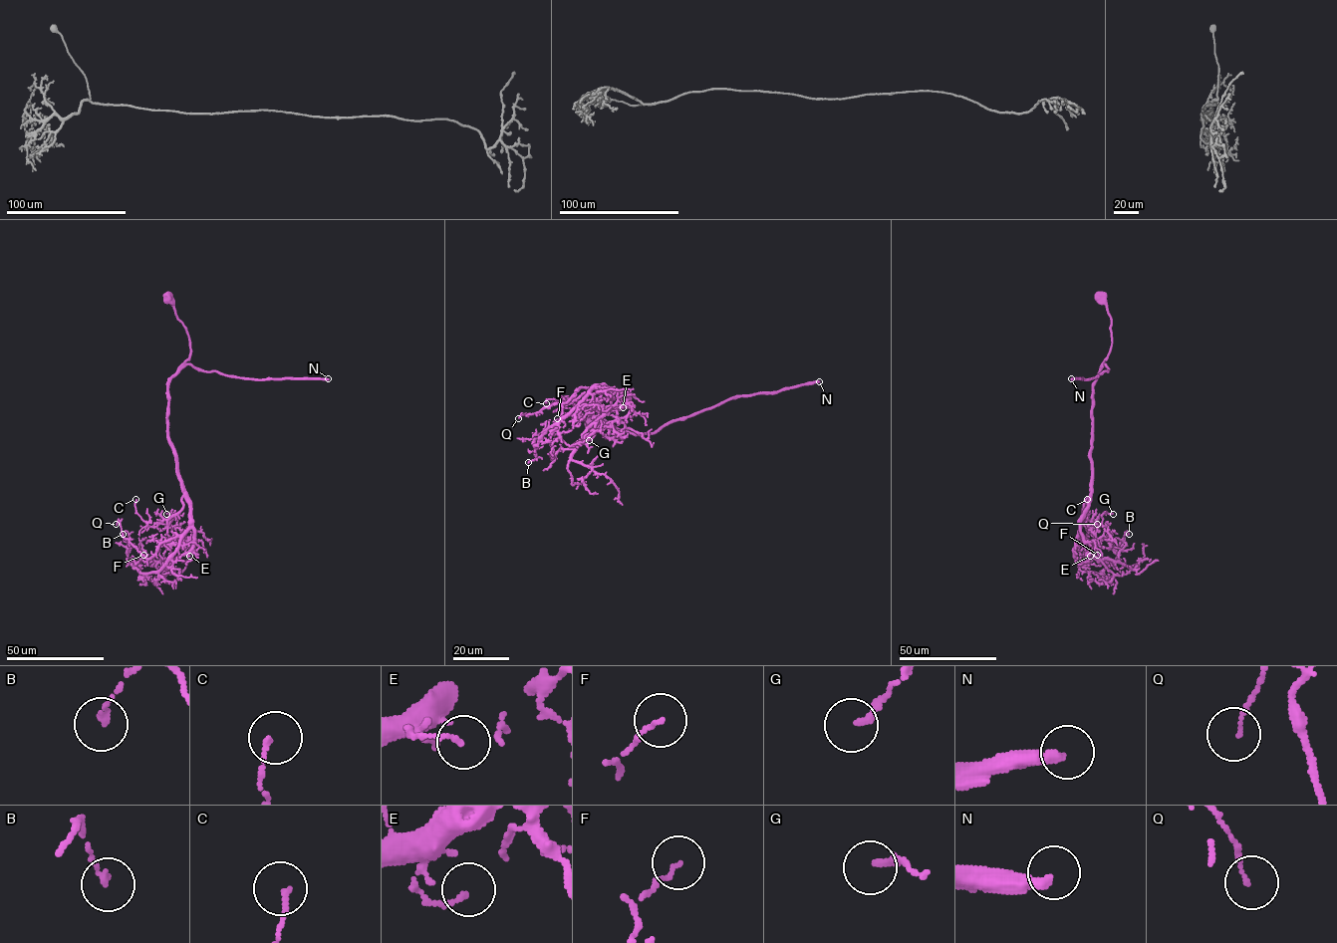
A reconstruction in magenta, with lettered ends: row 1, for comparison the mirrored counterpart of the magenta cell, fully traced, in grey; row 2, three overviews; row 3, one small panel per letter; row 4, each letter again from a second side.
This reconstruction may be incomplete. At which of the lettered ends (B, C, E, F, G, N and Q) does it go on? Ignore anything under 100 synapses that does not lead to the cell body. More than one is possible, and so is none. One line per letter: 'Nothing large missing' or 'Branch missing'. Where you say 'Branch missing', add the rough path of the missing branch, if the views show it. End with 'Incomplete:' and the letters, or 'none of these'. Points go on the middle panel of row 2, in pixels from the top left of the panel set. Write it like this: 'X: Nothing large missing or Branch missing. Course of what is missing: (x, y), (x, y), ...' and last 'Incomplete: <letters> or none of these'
B: Nothing large missing
C: Nothing large missing
E: Nothing large missing
F: Nothing large missing
G: Nothing large missing
N: Branch missing
Q: Nothing large missing
Incomplete: N

